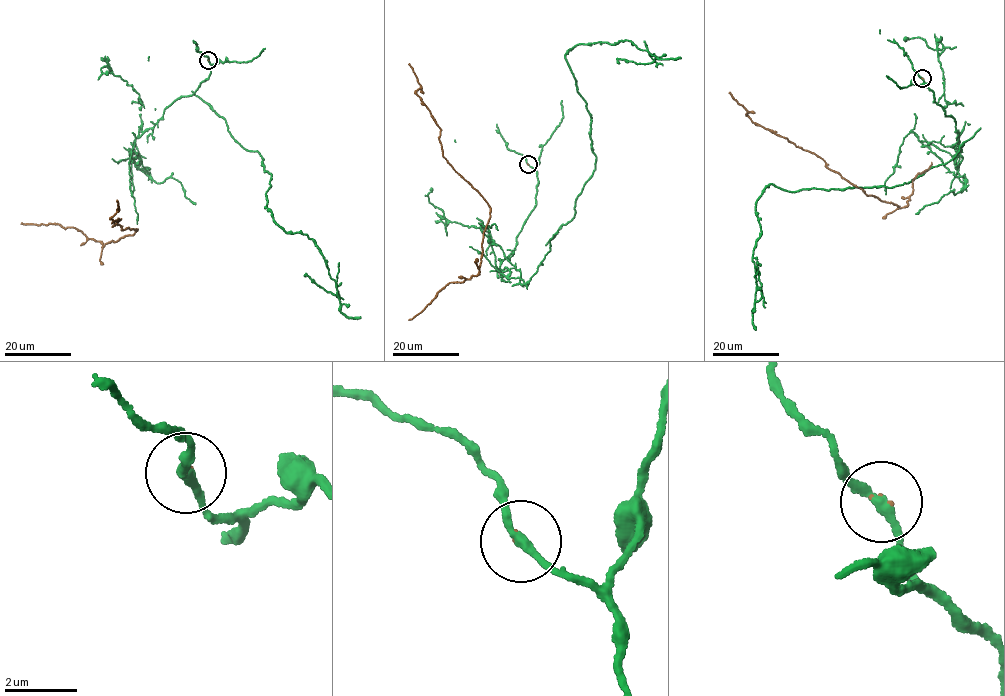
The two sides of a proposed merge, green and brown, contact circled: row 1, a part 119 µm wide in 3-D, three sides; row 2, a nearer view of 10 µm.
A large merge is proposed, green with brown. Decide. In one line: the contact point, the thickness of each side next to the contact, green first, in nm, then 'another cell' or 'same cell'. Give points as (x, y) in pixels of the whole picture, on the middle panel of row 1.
(528, 164) | 240/50 nm | another cell

